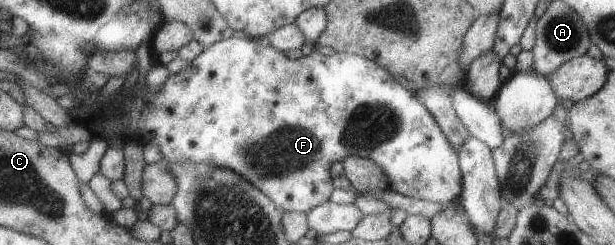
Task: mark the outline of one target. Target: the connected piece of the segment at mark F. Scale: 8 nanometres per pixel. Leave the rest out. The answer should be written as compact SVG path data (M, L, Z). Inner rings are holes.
M229 38L217 42L206 50L190 66L179 72L171 73L166 84L160 91L151 90L147 84L138 89L137 99L132 101L133 108L129 119L125 121L125 131L129 131L132 138L137 140L157 140L157 146L161 149L164 158L171 162L181 162L183 159L197 162L198 164L214 164L219 168L235 170L243 177L261 188L277 205L285 208L285 211L305 212L319 207L322 203L328 202L333 195L334 185L332 178L333 163L341 162L351 156L367 158L374 161L386 173L390 181L390 189L393 192L409 196L413 199L447 203L458 201L462 192L462 169L458 160L458 151L449 143L443 130L431 112L417 94L395 79L384 67L377 65L373 60L365 56L349 52L335 52L335 55L324 56L316 48L307 56L292 60L286 56L286 52L277 49L275 46L263 45L258 38Z

